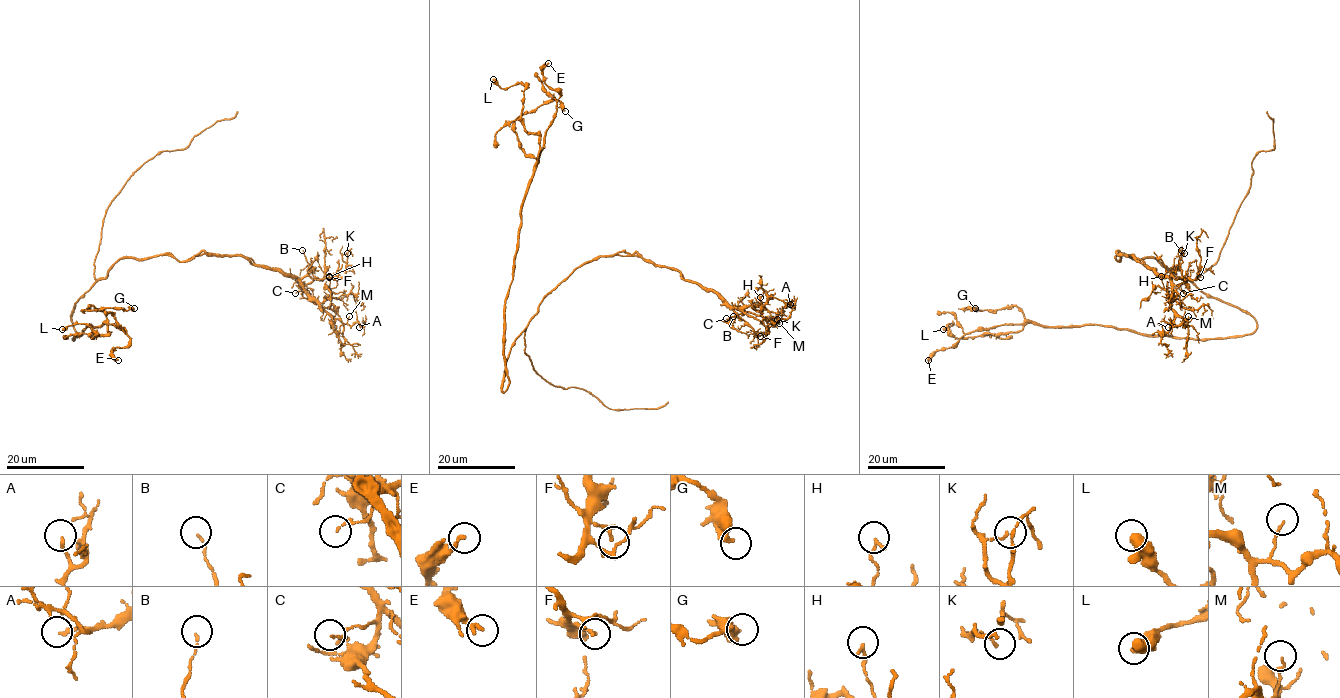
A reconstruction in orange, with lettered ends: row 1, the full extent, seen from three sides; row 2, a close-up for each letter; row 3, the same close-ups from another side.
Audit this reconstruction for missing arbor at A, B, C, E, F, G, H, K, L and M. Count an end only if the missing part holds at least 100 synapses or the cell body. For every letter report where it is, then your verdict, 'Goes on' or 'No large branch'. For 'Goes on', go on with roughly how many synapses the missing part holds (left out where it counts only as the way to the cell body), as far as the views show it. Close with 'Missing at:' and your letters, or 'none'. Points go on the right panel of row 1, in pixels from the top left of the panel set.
A: Place: (1168, 327). No large branch
B: Place: (1181, 250). No large branch
C: Place: (1183, 293). No large branch
E: Place: (928, 360). No large branch
F: Place: (1200, 277). No large branch
G: Place: (975, 308). No large branch
H: Place: (1161, 276). No large branch
K: Place: (1184, 253). No large branch
L: Place: (943, 329). No large branch
M: Place: (1188, 316). No large branch
Missing at: none

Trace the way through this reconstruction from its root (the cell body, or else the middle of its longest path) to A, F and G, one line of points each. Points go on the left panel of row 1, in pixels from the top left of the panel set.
A: (76, 302), (121, 259), (242, 255), (255, 265), (291, 275), (335, 319), (359, 327)
F: (76, 302), (124, 258), (169, 255), (185, 261), (205, 253), (242, 255), (303, 285), (329, 277)
G: (76, 302), (73, 339), (106, 320), (90, 306), (84, 311), (134, 308)

